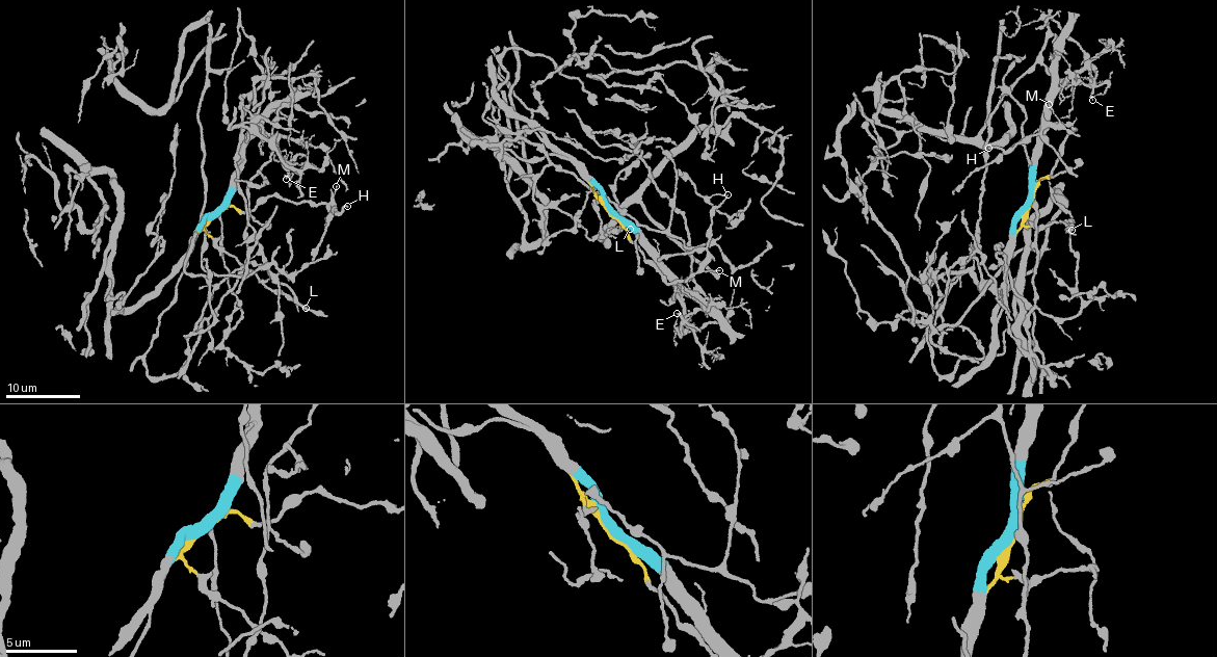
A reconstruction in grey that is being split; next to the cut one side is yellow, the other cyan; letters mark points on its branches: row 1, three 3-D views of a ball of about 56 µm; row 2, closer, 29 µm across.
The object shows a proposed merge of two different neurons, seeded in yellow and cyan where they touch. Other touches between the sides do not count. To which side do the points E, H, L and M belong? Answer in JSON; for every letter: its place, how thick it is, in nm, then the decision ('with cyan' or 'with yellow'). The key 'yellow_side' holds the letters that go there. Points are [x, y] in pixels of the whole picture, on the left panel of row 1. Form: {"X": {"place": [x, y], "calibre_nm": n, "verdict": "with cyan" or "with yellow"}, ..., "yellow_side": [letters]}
{"E": {"place": [286, 179], "calibre_nm": 140, "verdict": "with cyan"}, "H": {"place": [347, 206], "calibre_nm": 120, "verdict": "with yellow"}, "L": {"place": [306, 308], "calibre_nm": 200, "verdict": "with yellow"}, "M": {"place": [336, 186], "calibre_nm": 110, "verdict": "with yellow"}, "yellow_side": ["H", "L", "M"]}

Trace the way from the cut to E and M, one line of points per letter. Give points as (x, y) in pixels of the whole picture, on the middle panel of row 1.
E: (608, 213), (649, 246), (662, 267), (689, 325), (681, 313), (676, 313)
M: (608, 213), (668, 283), (686, 281), (697, 273), (702, 266), (707, 271), (719, 270)

